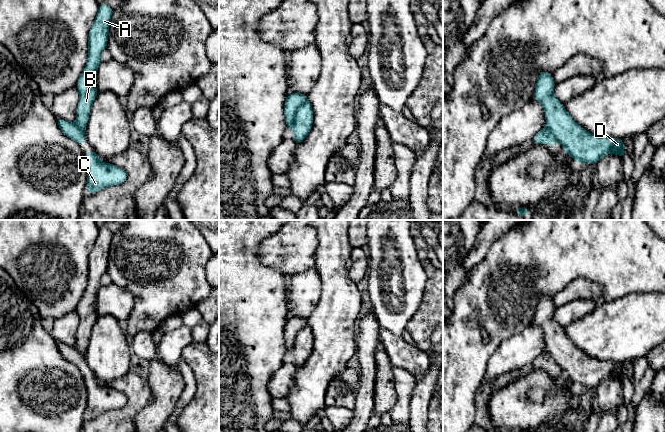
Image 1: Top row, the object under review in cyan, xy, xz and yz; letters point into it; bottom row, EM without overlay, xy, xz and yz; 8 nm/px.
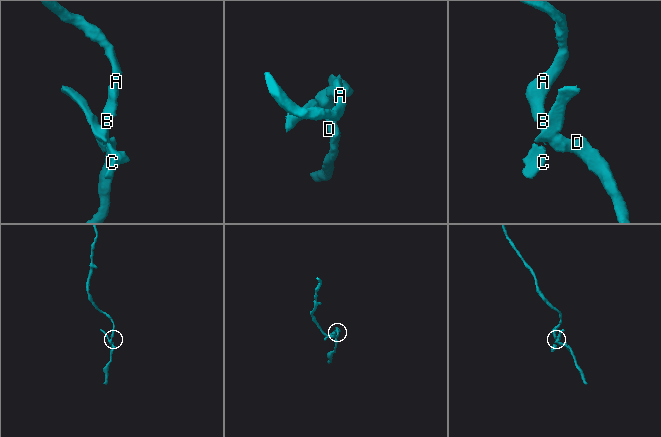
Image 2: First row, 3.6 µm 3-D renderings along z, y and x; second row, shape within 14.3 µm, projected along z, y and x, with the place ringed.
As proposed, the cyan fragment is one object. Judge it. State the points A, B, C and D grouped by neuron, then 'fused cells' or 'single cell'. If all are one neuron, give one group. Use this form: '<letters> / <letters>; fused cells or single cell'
A B D / C; fused cells

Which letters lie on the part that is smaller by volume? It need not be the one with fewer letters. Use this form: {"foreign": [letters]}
{"foreign": ["C"]}

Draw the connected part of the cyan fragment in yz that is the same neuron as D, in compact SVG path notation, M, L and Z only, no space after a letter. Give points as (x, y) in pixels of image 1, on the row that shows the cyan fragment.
M545 71L538 76L534 100L539 101L545 111L546 127L562 144L564 151L575 162L596 164L608 153L624 158L624 142L622 139L602 137L591 134L578 125L554 96L553 76Z

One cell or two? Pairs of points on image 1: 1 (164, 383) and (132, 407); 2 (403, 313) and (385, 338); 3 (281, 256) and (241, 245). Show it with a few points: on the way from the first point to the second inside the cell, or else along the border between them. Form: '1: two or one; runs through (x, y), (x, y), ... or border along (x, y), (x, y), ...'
1: two; border along (145, 375), (150, 389), (151, 400), (137, 413)
2: two; border along (381, 328), (404, 337)
3: two; border along (273, 232), (258, 246), (259, 260), (272, 268)

